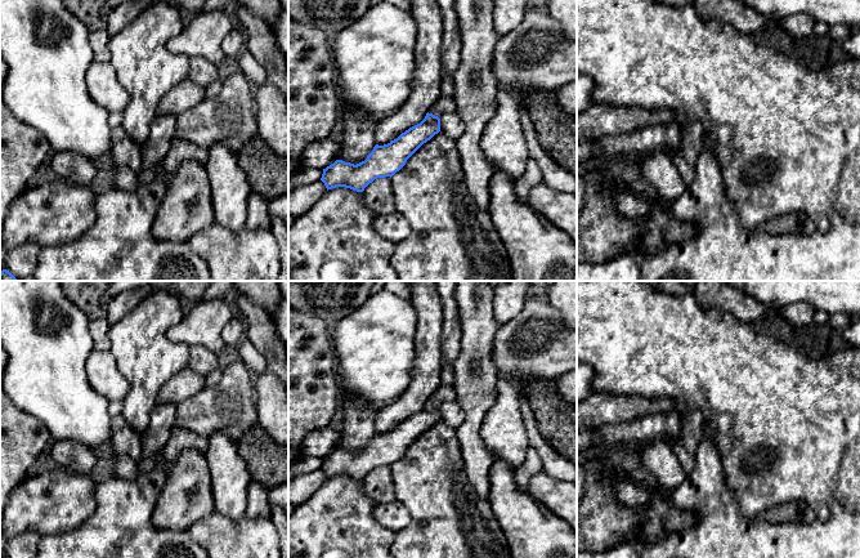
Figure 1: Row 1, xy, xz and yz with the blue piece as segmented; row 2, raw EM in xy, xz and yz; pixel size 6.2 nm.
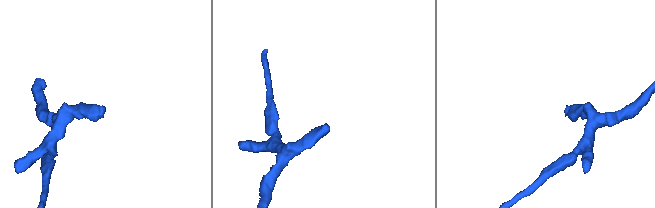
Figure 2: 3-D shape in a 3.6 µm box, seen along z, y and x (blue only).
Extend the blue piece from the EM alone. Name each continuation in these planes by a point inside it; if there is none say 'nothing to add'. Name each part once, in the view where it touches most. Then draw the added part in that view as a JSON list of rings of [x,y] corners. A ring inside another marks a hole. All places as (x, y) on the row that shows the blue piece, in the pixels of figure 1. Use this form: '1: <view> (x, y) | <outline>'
1: xz (444, 105) | [[[442,95],[429,110],[429,113],[440,117],[444,113],[453,113],[457,111],[457,106],[453,97]]]

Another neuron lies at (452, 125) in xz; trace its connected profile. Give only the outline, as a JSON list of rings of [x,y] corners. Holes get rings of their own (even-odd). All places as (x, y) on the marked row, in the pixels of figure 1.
[[[444,113],[440,117],[440,131],[444,133],[451,139],[457,140],[465,133],[465,122],[456,113]]]

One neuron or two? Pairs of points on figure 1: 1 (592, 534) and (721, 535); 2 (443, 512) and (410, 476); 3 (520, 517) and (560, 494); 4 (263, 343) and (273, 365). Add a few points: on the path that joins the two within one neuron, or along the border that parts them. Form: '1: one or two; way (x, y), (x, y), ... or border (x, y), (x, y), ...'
1: two; border (693, 523), (646, 543)
2: one; way (437, 503), (419, 485)
3: two; border (527, 491), (563, 519)
4: one; way (268, 348), (273, 353), (273, 360)

